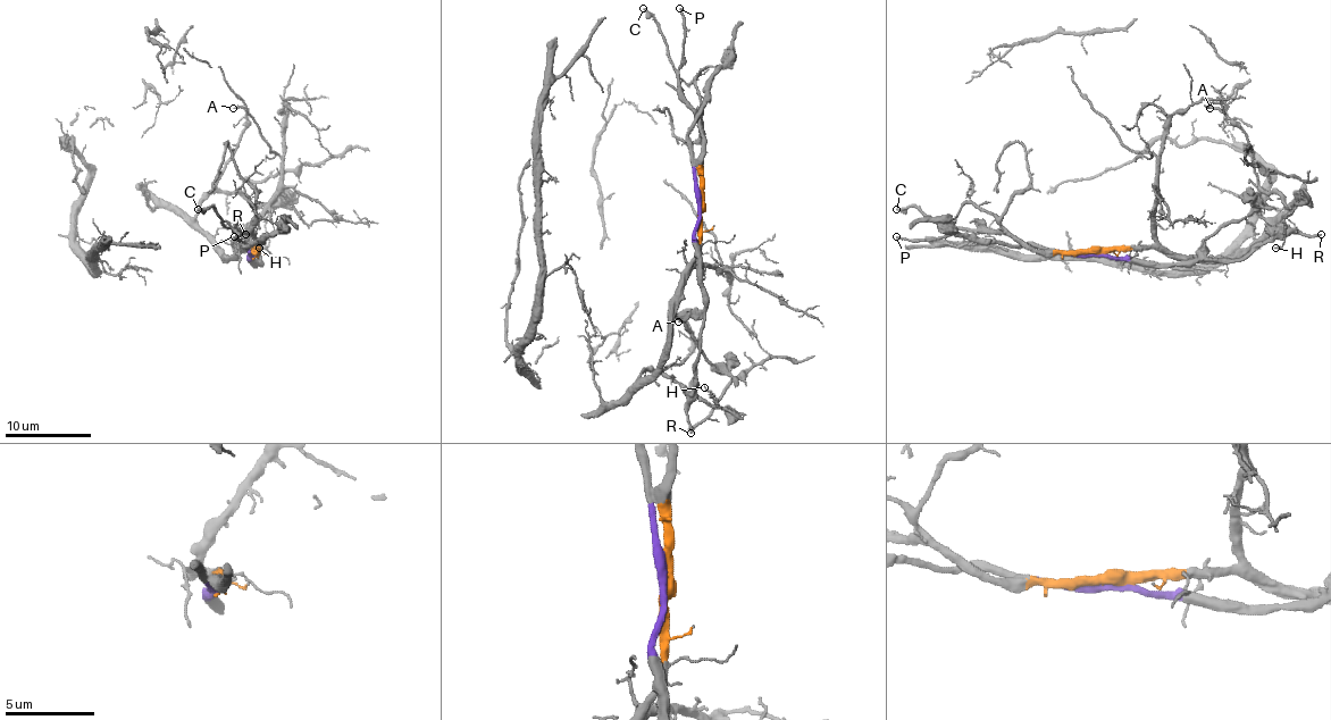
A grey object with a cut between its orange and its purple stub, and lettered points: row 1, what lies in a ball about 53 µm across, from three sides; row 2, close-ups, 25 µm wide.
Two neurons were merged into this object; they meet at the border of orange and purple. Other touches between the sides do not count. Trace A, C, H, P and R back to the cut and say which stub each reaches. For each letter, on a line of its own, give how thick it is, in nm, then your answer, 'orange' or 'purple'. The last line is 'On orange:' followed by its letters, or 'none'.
A: 190 nm | orange
C: 280 nm | orange
H: 150 nm | orange
P: 200 nm | orange
R: 280 nm | purple
On orange: A, C, H, P

